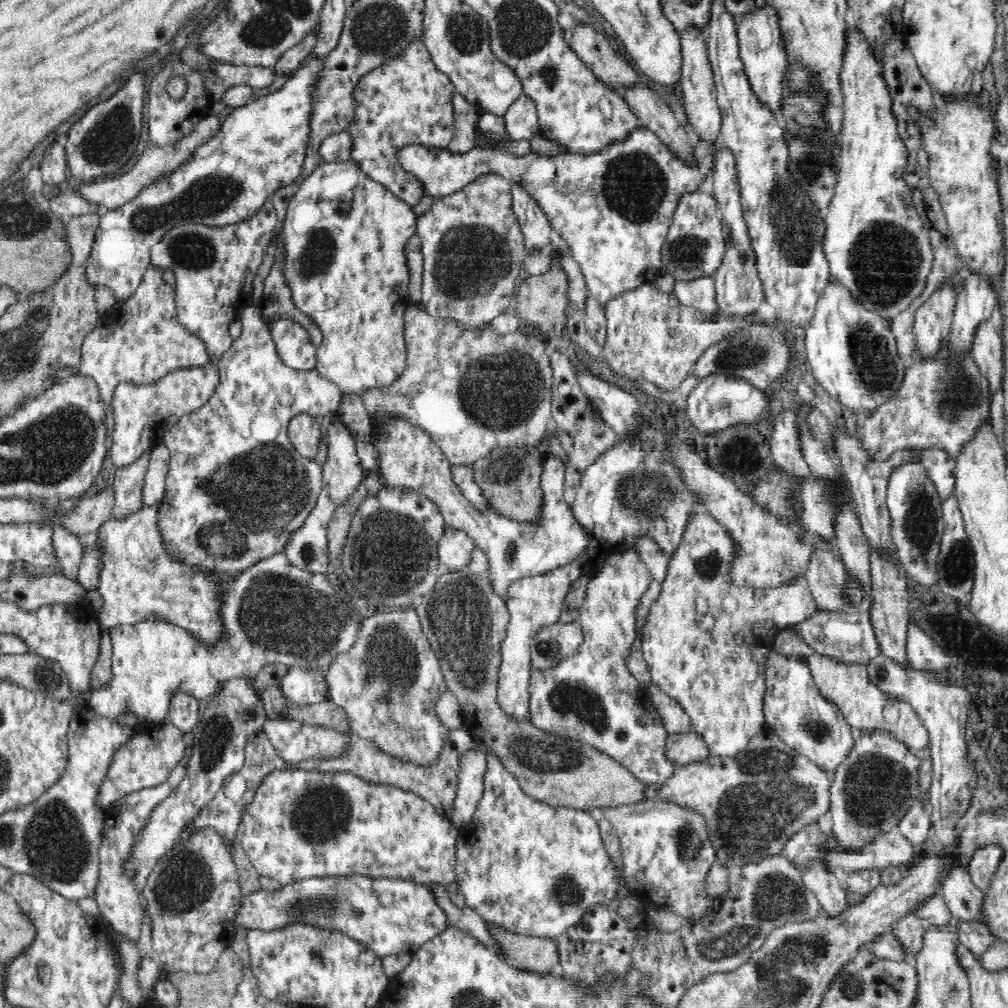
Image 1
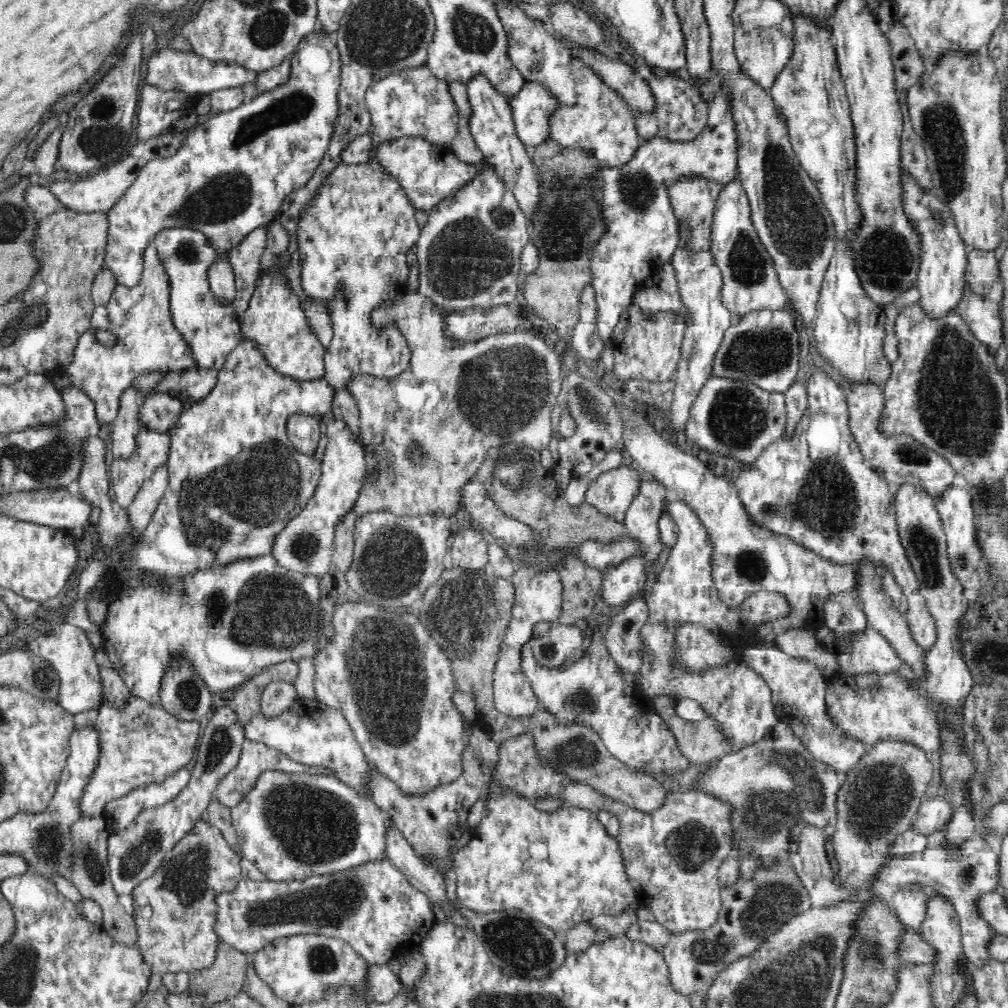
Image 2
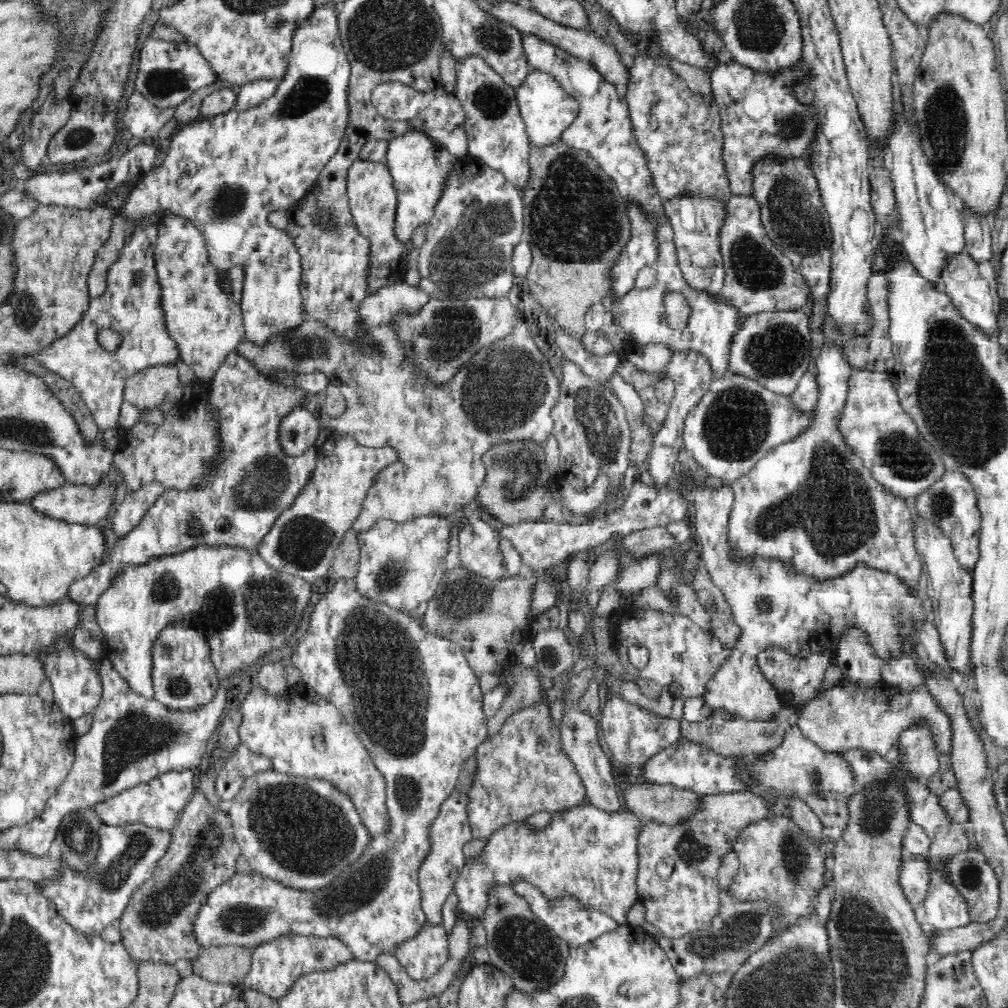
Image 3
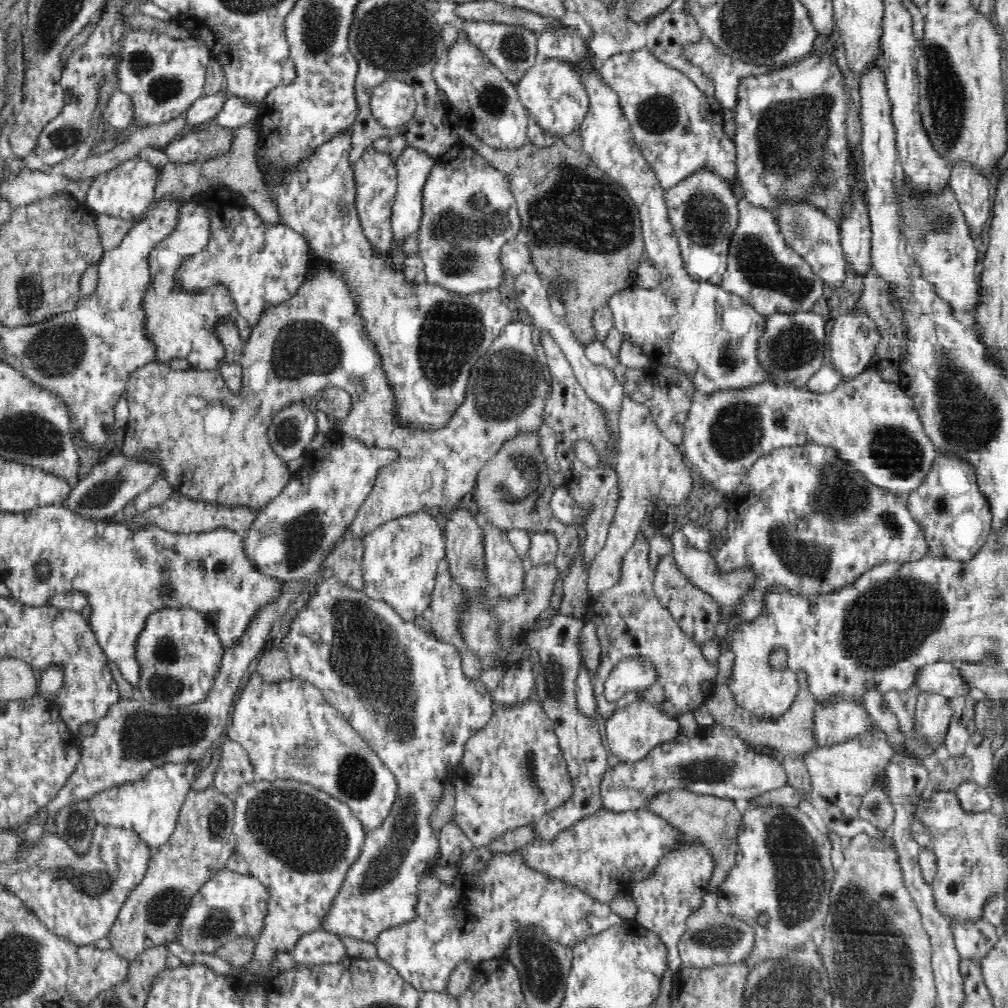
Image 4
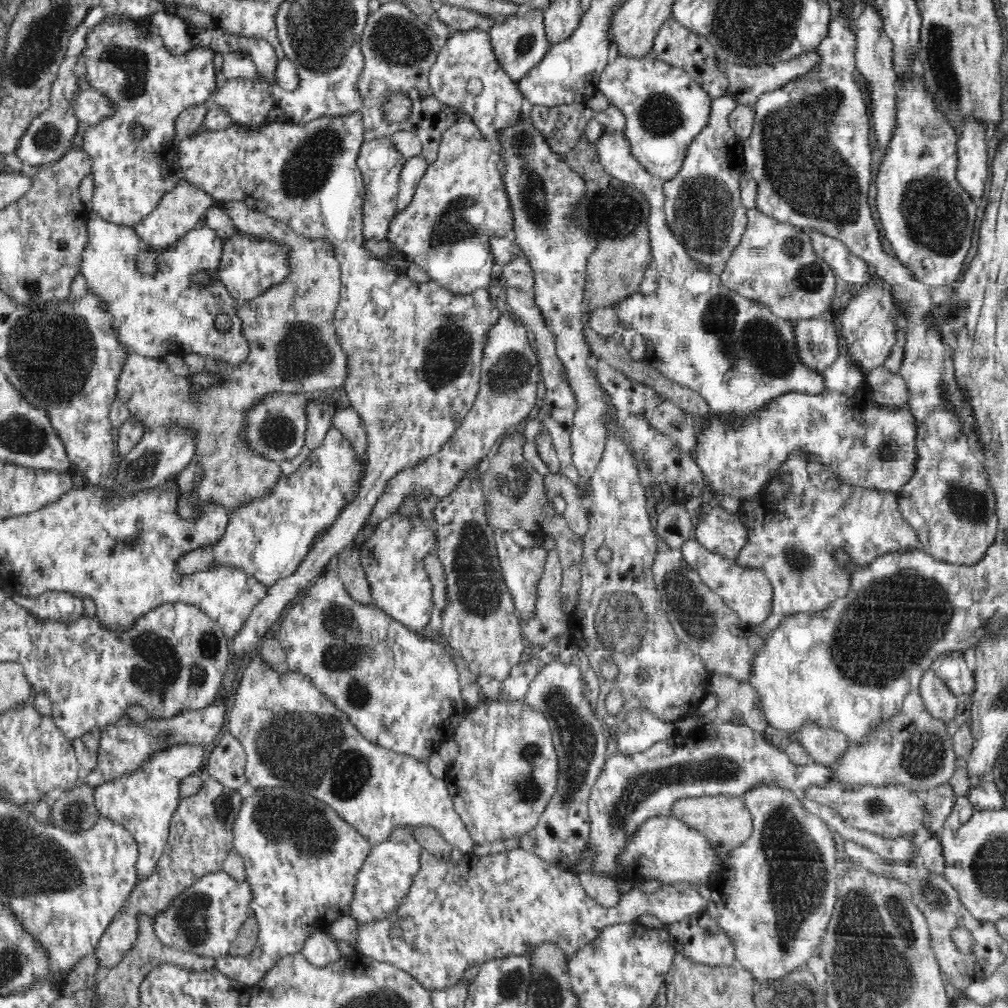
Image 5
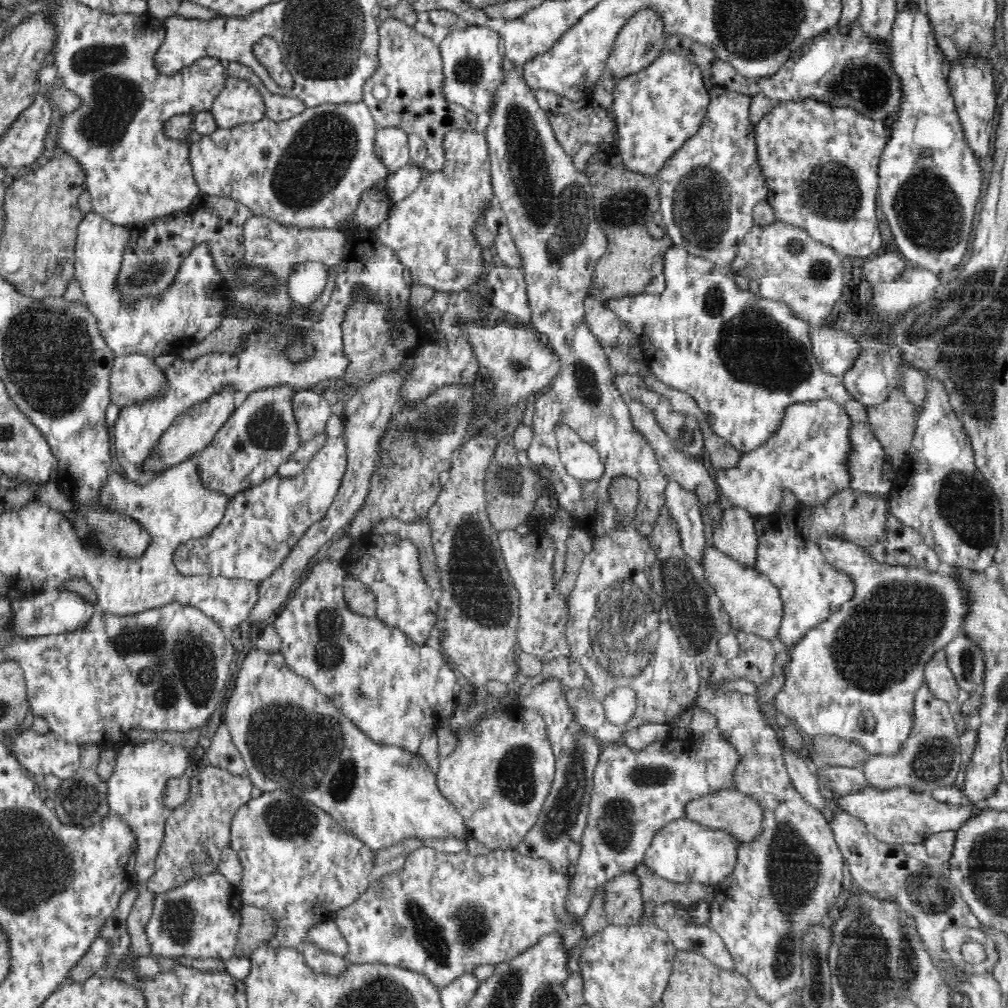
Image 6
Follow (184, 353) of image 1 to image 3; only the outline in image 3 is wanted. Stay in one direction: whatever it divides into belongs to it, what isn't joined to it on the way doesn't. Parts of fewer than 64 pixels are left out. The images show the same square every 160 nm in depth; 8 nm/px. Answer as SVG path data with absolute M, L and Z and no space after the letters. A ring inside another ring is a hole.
M155 224L131 234L108 267L103 294L91 299L82 318L66 334L51 340L31 356L42 364L42 368L58 374L74 386L76 394L90 410L99 433L116 427L128 378L139 370L156 365L175 365L179 360L178 349L167 333L159 305L161 291L153 257L157 240L158 225ZM106 328L116 330L122 337L120 346L112 352L102 348L98 340L98 334Z

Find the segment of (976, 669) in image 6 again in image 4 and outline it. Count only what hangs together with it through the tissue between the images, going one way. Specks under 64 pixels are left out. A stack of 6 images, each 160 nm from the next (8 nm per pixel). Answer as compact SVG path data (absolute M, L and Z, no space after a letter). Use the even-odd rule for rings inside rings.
M935 662L922 668L916 688L916 692L930 691L949 699L968 695L971 690L968 681L962 677L960 667L951 662Z

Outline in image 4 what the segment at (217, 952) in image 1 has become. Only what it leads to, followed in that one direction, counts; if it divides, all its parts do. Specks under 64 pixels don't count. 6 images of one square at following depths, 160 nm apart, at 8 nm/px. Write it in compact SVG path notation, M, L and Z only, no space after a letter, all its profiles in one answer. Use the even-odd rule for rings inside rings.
M213 785L204 791L191 790L189 792L176 817L176 828L172 837L166 845L159 848L153 859L147 864L147 871L141 882L130 891L108 931L107 936L111 949L120 958L131 961L146 947L173 946L179 918L190 904L191 895L219 870L224 869L226 861L235 852L235 837L233 835L235 807L234 796L222 793Z

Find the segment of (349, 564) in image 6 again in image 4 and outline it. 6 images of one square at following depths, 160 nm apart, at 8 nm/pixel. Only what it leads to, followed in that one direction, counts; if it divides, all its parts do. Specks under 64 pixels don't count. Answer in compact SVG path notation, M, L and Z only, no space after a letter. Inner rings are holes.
M422 509L412 514L405 514L400 518L393 518L366 534L361 540L363 542L363 592L369 598L378 599L389 604L395 610L395 613L407 623L413 623L418 616L428 613L436 571L438 565L445 558L443 530L436 522L434 513Z

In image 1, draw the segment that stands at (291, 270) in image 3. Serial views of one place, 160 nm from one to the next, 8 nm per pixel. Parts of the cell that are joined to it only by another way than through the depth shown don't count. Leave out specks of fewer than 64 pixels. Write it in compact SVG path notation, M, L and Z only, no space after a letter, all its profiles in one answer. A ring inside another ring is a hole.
M310 54L308 60L292 73L292 78L280 90L265 96L255 96L250 103L227 111L221 116L219 129L198 145L173 171L158 175L149 185L139 190L130 202L101 214L92 254L86 266L86 277L91 286L110 288L118 302L130 298L142 283L144 271L151 262L152 245L166 231L189 224L221 229L246 222L262 210L262 206L270 201L274 192L294 184L302 172L310 146L310 122L317 104L314 90L317 90L318 82L321 82L322 70L324 58ZM278 315L268 324L279 358L287 368L293 370L315 370L318 347L312 342L310 334L288 315Z

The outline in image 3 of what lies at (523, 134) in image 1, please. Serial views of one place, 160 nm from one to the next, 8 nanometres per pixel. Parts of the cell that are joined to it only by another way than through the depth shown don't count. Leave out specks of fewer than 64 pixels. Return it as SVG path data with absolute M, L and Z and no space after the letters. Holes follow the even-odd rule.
M532 68L515 91L522 118L526 123L526 131L533 146L548 146L560 141L562 134L574 124L580 114L582 105L572 95L566 93L566 89L558 79L548 71Z

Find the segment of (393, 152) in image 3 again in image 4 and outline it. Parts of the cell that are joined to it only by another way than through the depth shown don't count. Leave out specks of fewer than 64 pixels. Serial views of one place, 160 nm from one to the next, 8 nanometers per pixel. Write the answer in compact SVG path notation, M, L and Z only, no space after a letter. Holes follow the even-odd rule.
M408 146L408 148L404 148L404 152L395 159L398 188L396 198L393 202L391 227L393 230L394 240L396 240L396 246L391 248L389 255L398 270L402 269L403 260L406 258L406 256L403 256L400 244L403 241L403 238L406 238L409 234L414 234L415 230L418 228L422 216L422 187L424 186L426 177L428 176L434 161L434 157L410 146Z

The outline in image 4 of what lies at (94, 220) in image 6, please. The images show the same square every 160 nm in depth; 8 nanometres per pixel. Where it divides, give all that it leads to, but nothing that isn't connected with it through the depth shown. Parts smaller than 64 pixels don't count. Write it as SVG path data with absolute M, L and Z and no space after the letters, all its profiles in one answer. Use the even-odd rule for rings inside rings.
M188 201L182 208L178 228L168 238L159 242L147 255L150 284L142 294L143 333L154 345L154 361L168 363L178 357L187 359L190 368L216 370L226 363L224 345L215 331L221 317L228 316L237 326L242 342L248 342L250 324L241 317L236 305L224 287L206 290L197 296L190 296L176 285L175 272L186 258L199 257L206 250L210 239L210 217L208 209L200 202Z

